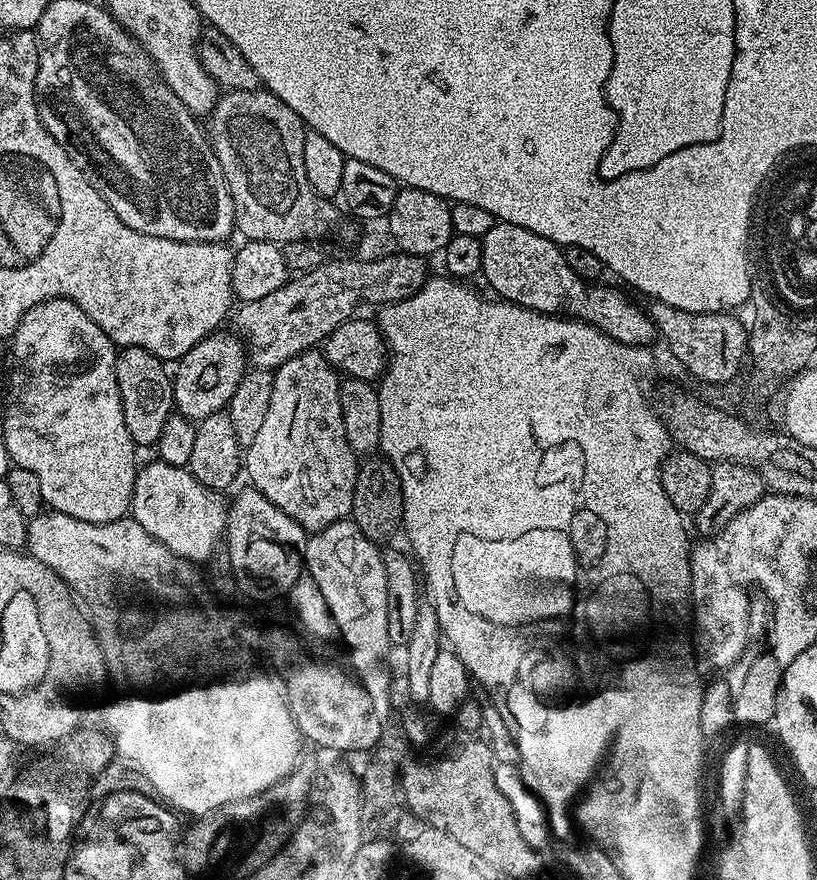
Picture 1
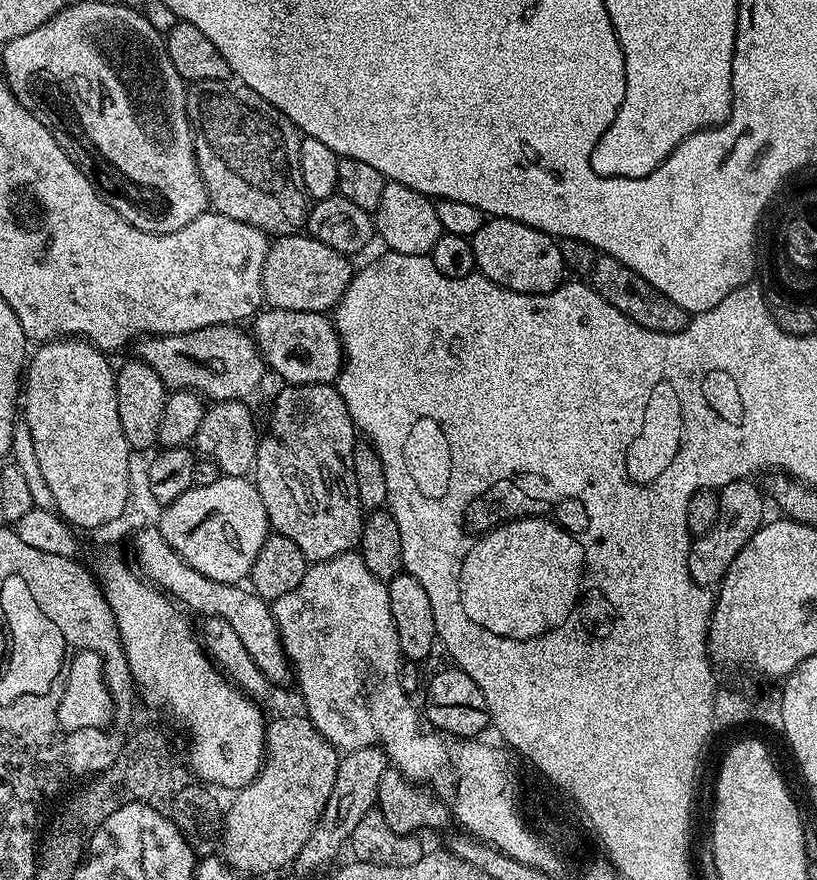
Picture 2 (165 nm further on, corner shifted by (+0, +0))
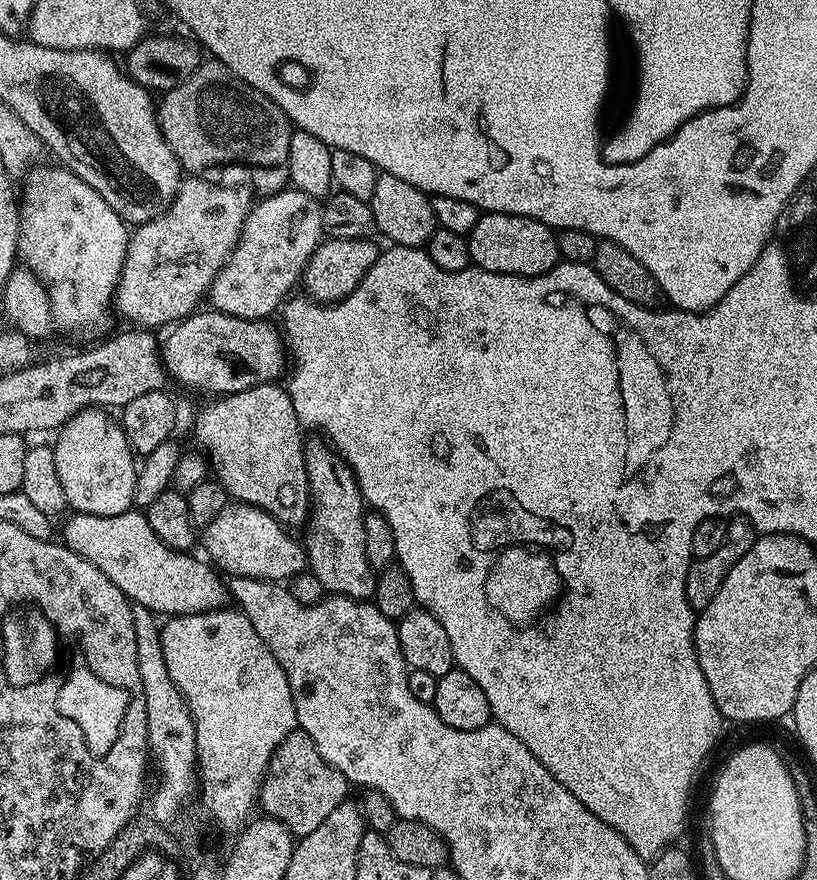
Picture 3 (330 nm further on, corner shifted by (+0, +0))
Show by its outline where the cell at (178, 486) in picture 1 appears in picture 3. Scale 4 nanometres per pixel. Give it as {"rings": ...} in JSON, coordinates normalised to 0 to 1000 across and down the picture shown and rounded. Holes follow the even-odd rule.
{"rings":[[[284,570],[248,597],[247,618],[250,614],[258,640],[273,651],[279,650],[280,656],[351,661],[377,645],[377,631],[371,617],[353,609],[353,605],[354,601],[341,595],[329,582],[305,573]]]}

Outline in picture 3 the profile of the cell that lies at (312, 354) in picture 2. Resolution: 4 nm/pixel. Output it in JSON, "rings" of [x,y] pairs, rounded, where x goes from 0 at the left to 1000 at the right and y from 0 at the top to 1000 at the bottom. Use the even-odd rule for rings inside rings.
{"rings":[[[241,352],[204,374],[198,408],[202,423],[212,433],[264,445],[259,448],[278,448],[330,436],[349,426],[350,388],[339,369],[337,373],[328,368],[333,366],[327,363],[297,364],[275,355],[253,353]]]}

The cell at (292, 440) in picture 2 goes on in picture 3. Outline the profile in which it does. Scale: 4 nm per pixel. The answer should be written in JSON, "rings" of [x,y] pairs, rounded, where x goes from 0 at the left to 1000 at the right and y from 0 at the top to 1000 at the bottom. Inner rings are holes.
{"rings":[[[395,499],[378,503],[372,511],[377,540],[379,585],[375,592],[377,610],[370,617],[377,631],[377,645],[394,661],[398,674],[454,683],[460,675],[461,651],[448,634],[448,574],[436,550],[436,538]]]}

